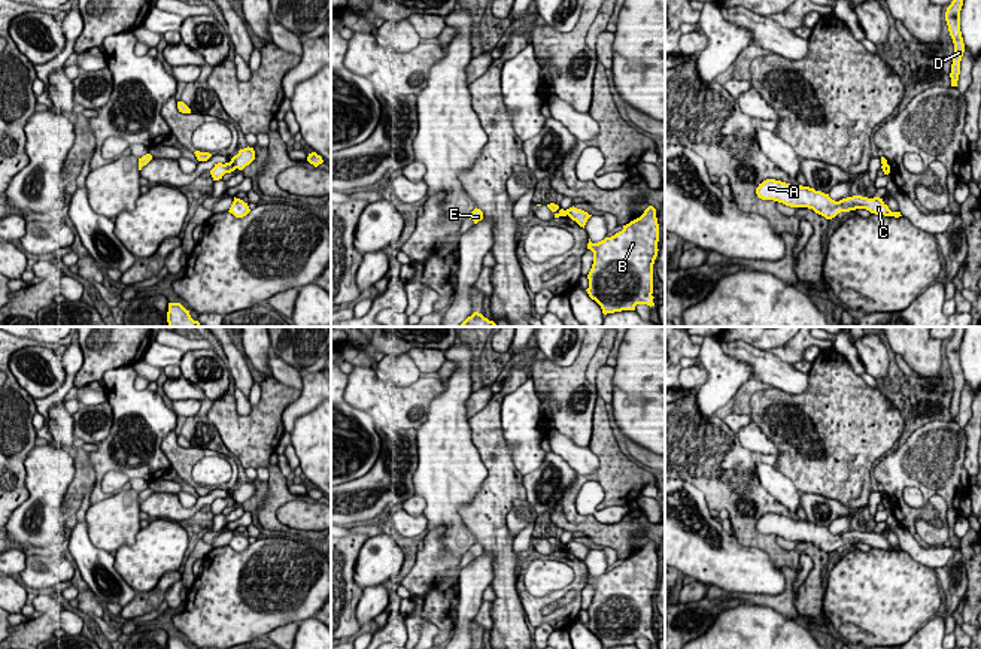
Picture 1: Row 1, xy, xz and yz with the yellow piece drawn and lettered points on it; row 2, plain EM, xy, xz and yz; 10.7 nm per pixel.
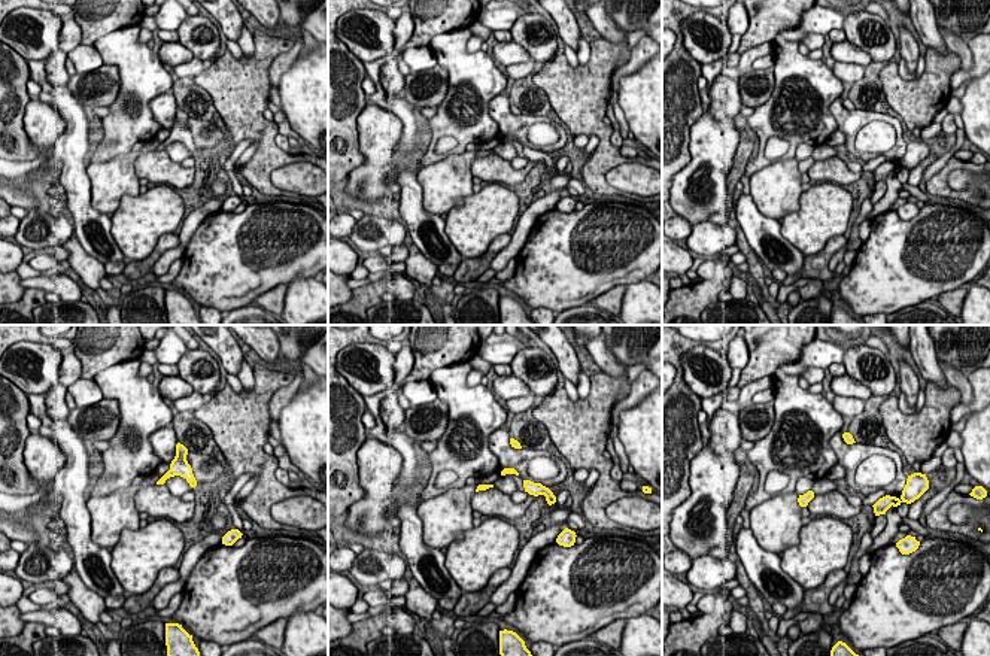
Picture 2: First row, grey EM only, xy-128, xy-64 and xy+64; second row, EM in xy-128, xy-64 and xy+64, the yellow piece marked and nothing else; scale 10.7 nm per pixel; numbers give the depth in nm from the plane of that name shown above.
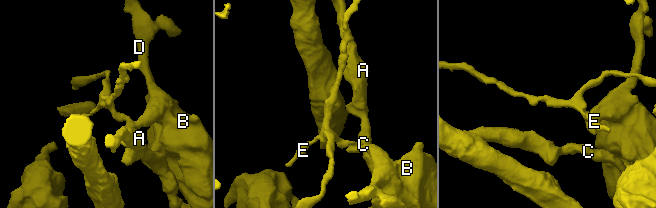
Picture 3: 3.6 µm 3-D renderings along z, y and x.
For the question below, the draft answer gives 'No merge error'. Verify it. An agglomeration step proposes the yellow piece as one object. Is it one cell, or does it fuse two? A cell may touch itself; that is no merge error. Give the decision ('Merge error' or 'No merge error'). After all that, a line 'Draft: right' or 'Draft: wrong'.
Merge error
Draft: wrong

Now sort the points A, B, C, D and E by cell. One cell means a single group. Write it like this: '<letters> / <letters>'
A B C D / E

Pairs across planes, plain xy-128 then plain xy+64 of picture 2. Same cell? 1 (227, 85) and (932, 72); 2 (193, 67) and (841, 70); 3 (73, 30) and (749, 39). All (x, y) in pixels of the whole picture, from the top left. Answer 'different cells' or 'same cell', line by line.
1: same cell
2: same cell
3: different cells

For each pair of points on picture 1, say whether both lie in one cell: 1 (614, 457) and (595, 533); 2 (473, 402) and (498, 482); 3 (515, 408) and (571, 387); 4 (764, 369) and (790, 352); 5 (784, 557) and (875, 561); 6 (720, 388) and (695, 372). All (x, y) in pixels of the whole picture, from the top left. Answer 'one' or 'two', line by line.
1: one
2: two
3: two
4: two
5: two
6: two

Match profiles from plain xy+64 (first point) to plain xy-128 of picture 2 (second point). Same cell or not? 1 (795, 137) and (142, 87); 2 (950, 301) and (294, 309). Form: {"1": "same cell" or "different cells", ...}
{"1": "same cell", "2": "different cells"}

